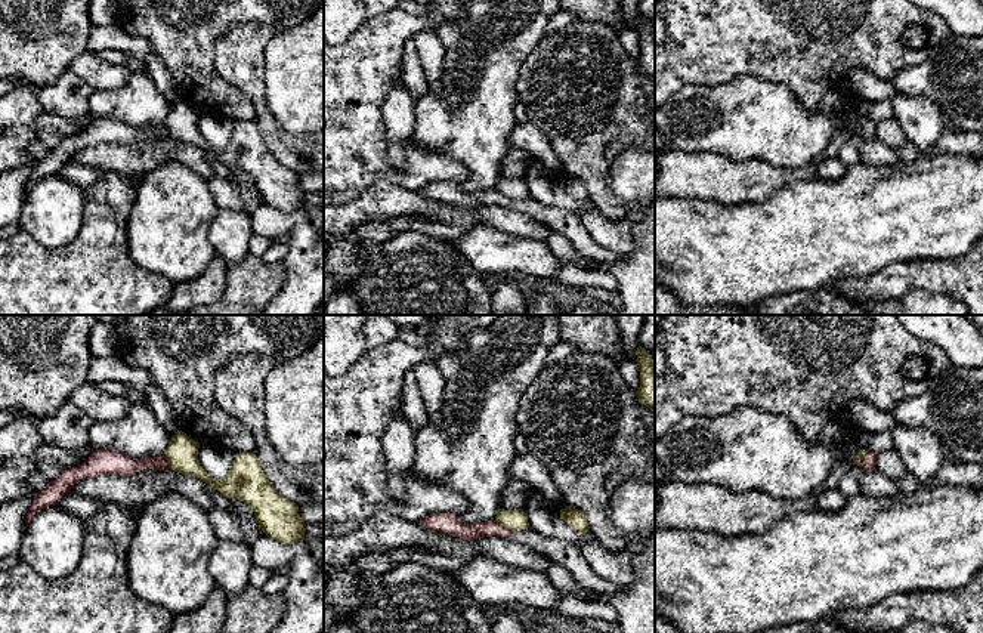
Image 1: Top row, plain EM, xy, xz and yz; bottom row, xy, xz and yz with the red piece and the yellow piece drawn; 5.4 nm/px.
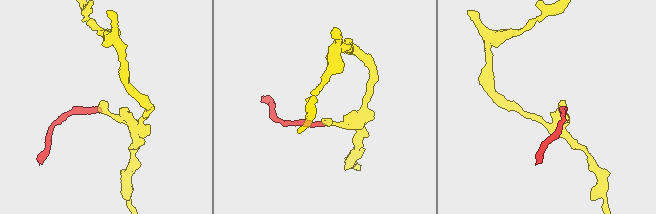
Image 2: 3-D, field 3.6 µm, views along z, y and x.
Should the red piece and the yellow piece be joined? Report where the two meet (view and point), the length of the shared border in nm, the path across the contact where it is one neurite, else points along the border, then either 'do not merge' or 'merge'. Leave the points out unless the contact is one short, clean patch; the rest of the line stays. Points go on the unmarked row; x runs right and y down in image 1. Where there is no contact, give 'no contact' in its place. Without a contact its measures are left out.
xz (503, 195) | 110 nm | along xz (495, 188), (510, 198) | do not merge

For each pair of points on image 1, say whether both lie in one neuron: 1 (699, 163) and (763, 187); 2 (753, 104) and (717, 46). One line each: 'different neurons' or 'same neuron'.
1: same neuron
2: different neurons

